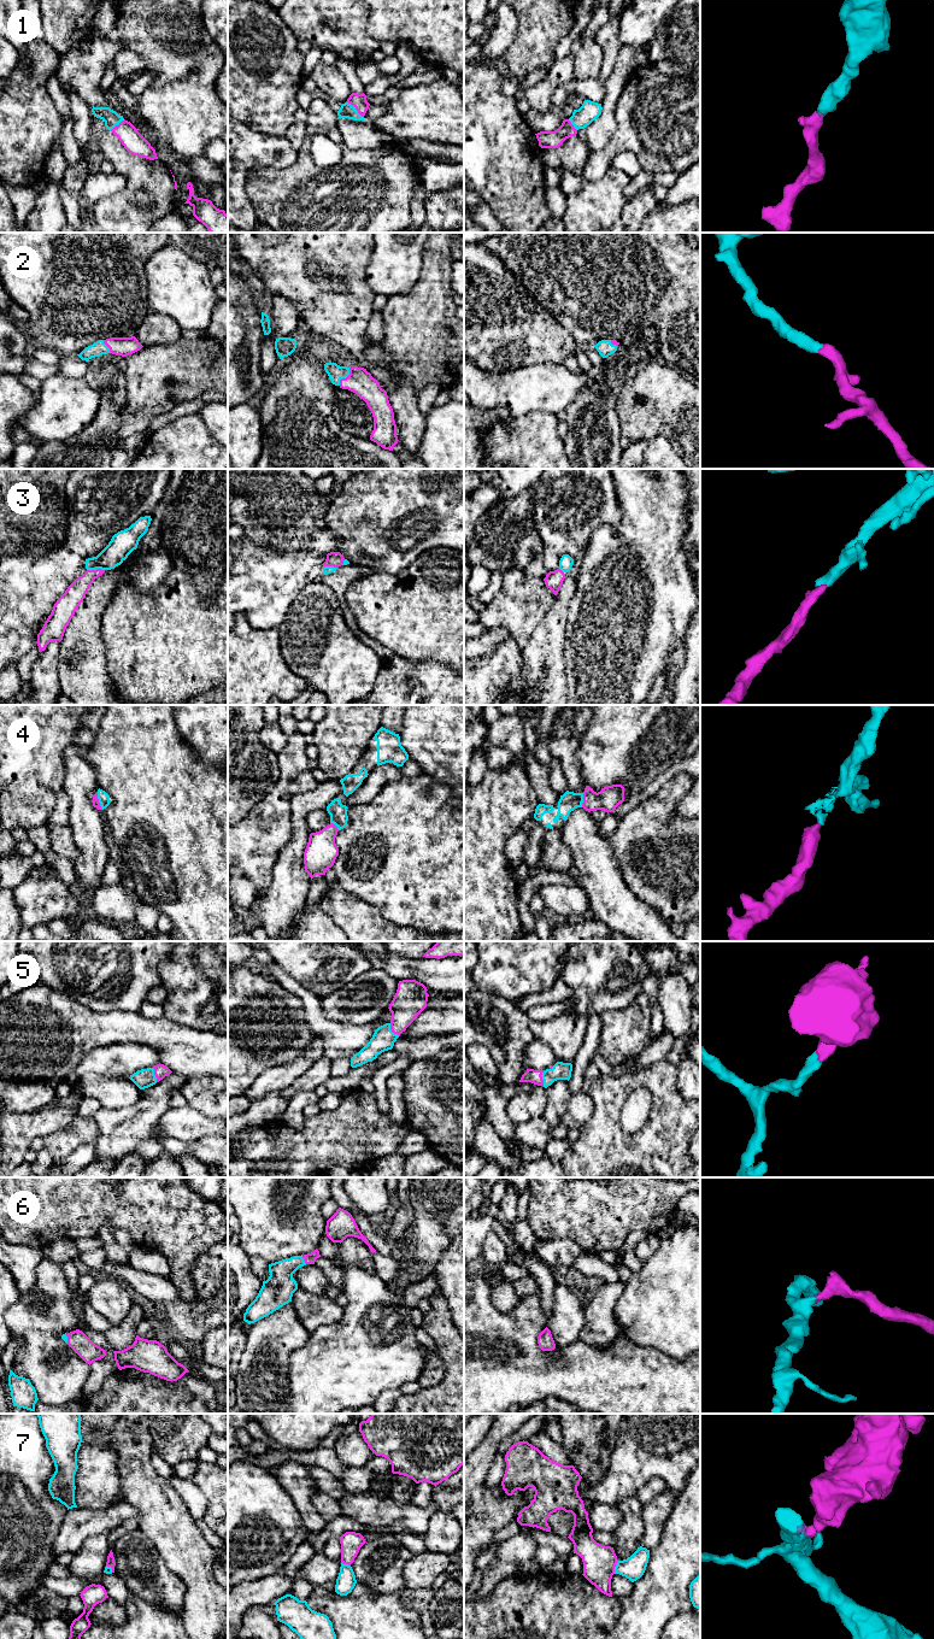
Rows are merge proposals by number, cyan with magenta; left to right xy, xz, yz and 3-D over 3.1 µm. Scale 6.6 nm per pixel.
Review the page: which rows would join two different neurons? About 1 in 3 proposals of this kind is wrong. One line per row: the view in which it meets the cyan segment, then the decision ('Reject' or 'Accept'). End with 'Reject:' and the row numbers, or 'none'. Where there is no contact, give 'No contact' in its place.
1: Touches cyan in xz. Accept
2: Touches cyan in xz. Accept
3: Touches cyan in xy. Accept
4: Touches cyan in xy. Accept
5: Touches cyan in yz. Accept
6: Touches cyan in xz. Accept
7: Touches cyan in yz. Reject
Reject: 7

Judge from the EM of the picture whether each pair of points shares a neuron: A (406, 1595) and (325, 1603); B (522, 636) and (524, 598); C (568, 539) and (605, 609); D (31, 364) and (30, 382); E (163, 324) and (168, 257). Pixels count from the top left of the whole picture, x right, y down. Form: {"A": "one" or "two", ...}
{"A": "two", "B": "one", "C": "two", "D": "two", "E": "two"}

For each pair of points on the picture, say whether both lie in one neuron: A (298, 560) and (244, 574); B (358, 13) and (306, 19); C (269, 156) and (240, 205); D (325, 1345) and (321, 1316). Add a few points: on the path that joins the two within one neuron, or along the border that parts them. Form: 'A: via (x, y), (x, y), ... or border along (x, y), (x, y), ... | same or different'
A: via (285, 574), (257, 574) | same
B: via (345, 13), (319, 13) | same
C: via (253, 158), (240, 171), (240, 189) | same
D: border along (344, 1308), (336, 1321), (311, 1332) | different

